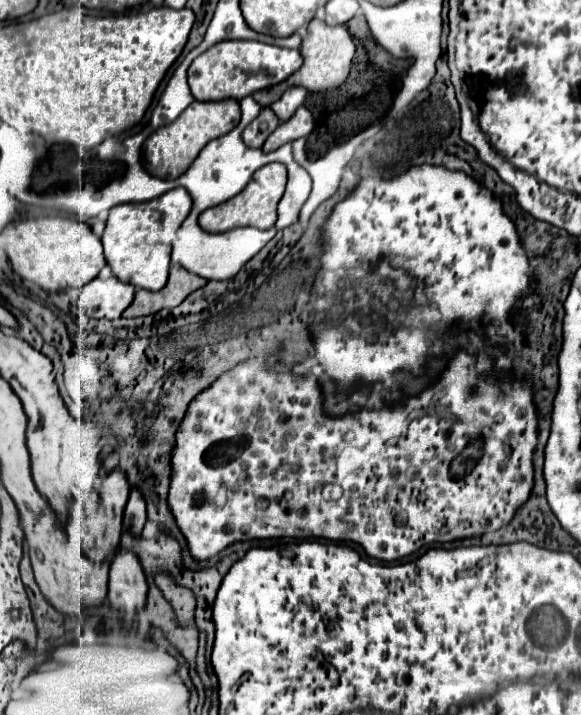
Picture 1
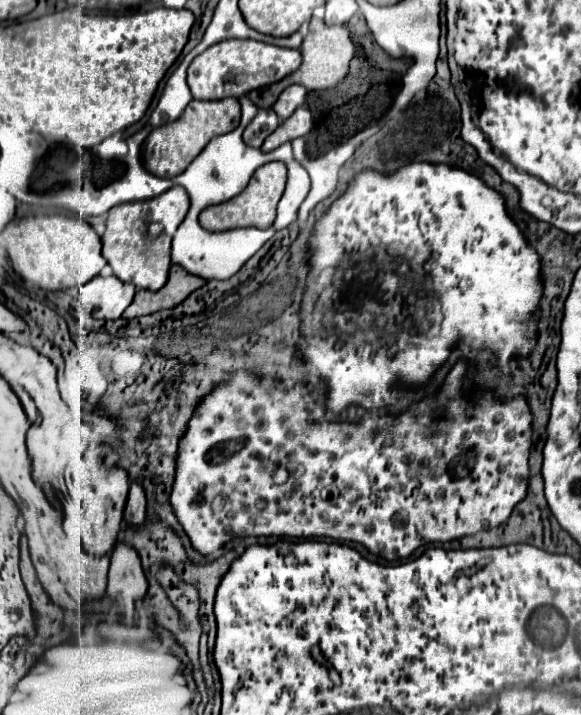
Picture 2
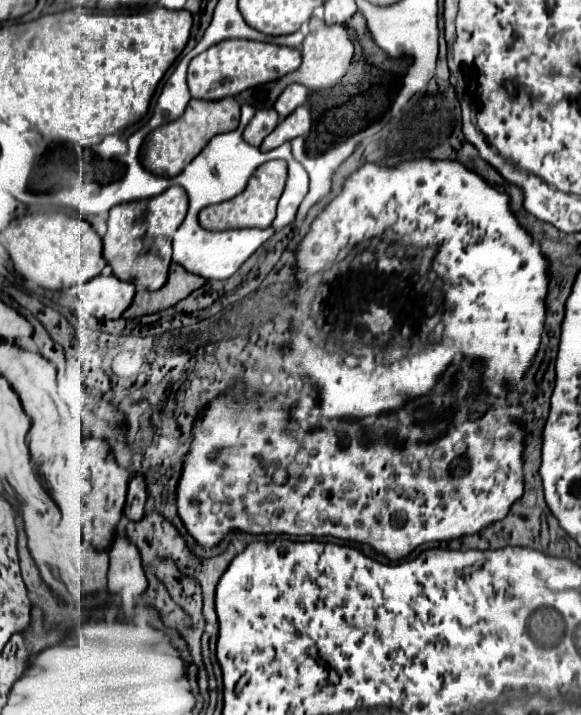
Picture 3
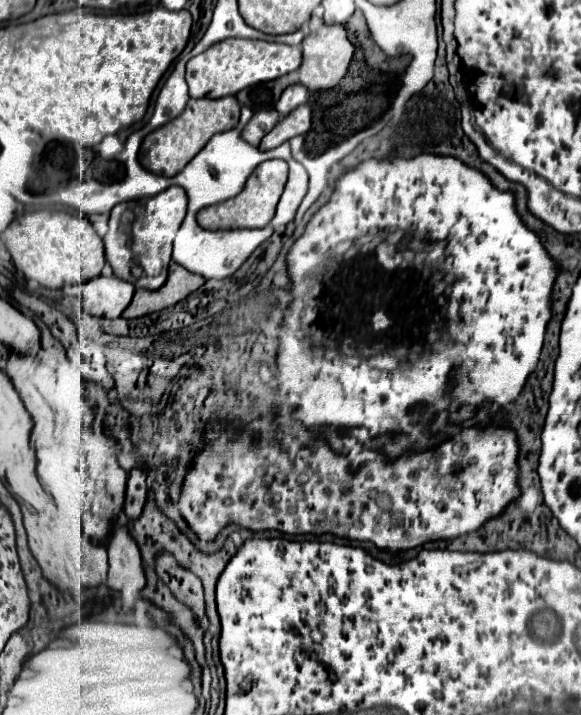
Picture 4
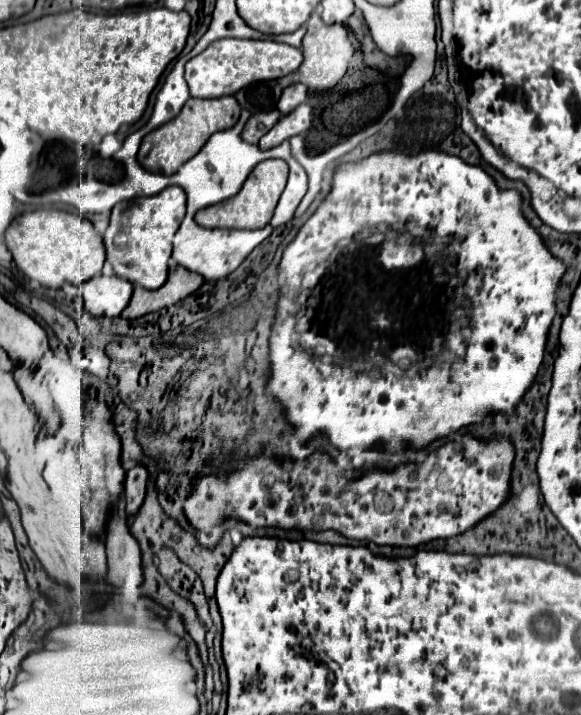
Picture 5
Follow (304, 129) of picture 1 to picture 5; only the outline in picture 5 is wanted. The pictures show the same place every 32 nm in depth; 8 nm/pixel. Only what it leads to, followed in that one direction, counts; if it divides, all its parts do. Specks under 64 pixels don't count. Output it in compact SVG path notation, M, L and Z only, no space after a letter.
M300 104L296 110L292 110L290 114L282 116L276 122L276 126L266 136L262 136L258 146L262 150L270 150L270 148L282 144L288 138L306 132L310 128L310 122L312 122L312 108L310 108L310 104Z

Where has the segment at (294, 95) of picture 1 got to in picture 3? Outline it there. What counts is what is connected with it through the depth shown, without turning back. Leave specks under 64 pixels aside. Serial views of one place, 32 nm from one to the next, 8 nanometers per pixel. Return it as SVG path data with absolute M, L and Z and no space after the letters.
M290 84L276 100L274 110L278 112L280 120L284 120L288 114L294 112L294 108L302 106L306 102L306 98L308 98L308 90L302 84Z

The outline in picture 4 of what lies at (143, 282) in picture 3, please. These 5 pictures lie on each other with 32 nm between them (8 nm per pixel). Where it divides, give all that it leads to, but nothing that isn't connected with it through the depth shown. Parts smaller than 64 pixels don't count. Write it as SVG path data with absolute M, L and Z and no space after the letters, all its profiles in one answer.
M170 186L168 190L160 192L158 196L152 196L146 200L122 202L122 204L114 206L110 212L108 232L104 236L104 254L106 254L106 260L112 266L114 274L126 282L132 282L136 288L158 290L166 282L173 240L184 216L186 216L186 192L180 186Z

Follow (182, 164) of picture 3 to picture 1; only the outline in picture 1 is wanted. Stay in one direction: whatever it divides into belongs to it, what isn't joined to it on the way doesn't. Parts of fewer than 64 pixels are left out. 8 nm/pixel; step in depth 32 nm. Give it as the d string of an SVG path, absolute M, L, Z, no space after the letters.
M236 100L220 102L192 102L176 122L158 128L142 146L142 164L144 168L164 180L174 180L182 176L188 166L196 160L198 152L214 138L228 134L240 122L240 104Z

